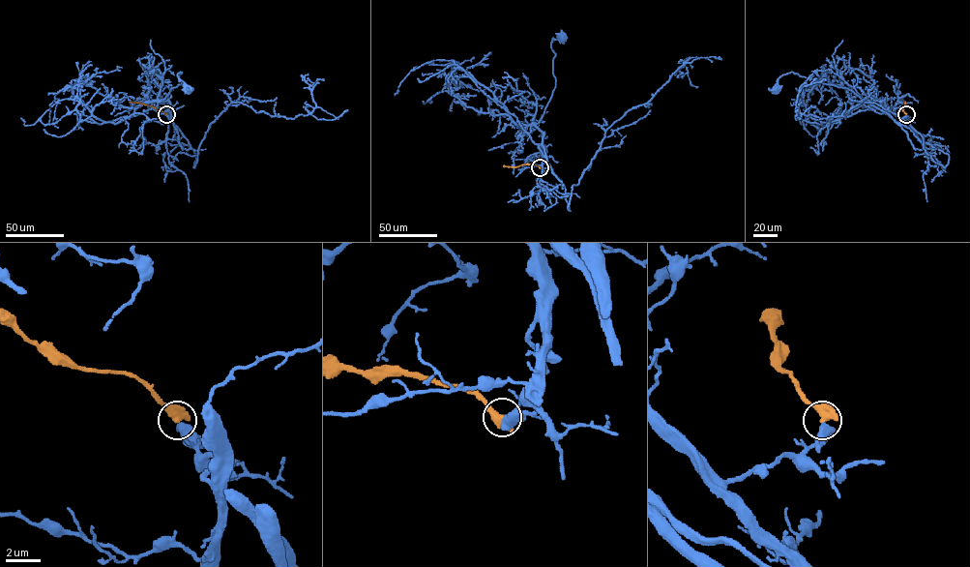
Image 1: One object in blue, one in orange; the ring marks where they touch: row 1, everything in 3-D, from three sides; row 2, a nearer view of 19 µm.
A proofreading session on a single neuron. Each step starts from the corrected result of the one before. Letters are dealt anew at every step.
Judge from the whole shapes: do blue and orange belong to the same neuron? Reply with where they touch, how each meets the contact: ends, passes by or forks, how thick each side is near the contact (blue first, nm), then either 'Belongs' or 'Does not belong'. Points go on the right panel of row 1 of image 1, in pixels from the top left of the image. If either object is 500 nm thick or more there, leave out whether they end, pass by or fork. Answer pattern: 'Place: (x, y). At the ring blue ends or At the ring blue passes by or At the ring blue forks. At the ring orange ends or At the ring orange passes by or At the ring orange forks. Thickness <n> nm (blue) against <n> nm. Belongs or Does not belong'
Place: (906, 114). Thickness 550 nm (blue) against 700 nm. Does not belong

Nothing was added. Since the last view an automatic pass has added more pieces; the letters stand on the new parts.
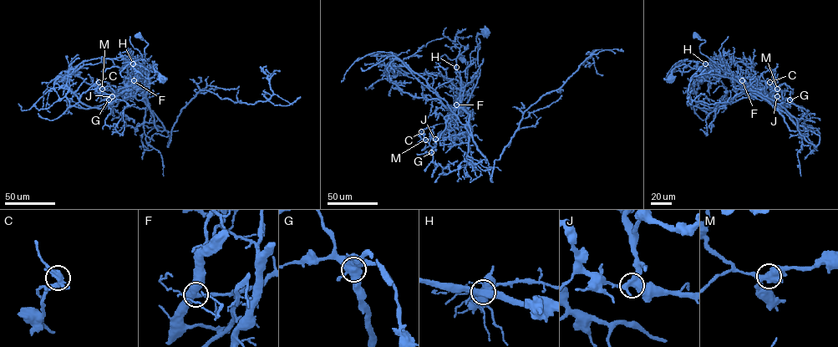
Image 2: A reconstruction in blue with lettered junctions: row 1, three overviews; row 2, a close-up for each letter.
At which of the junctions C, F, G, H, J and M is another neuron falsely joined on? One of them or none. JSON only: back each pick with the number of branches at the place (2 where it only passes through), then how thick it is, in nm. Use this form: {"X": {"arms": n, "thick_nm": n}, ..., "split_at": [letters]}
{"H": {"arms": 6, "thick_nm": 550}, "split_at": ["H"]}

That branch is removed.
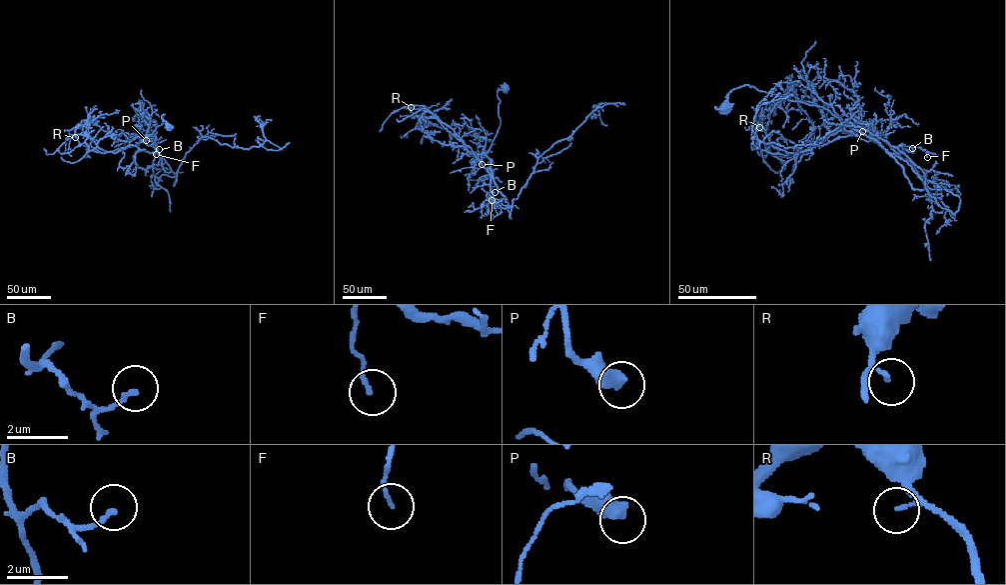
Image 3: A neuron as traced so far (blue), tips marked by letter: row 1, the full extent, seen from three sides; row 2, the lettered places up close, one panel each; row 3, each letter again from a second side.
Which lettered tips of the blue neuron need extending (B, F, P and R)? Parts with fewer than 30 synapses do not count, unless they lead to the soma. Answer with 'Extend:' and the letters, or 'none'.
Extend: none

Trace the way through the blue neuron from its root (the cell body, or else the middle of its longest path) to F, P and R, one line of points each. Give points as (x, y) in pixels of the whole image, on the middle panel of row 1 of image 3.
F: (504, 87), (498, 91), (500, 125), (486, 154), (490, 159), (492, 200)
P: (504, 87), (498, 91), (500, 101), (498, 132), (490, 149), (479, 155), (474, 171), (482, 164)
R: (504, 87), (498, 91), (500, 125), (485, 154), (472, 154), (455, 131), (425, 106), (411, 107)

